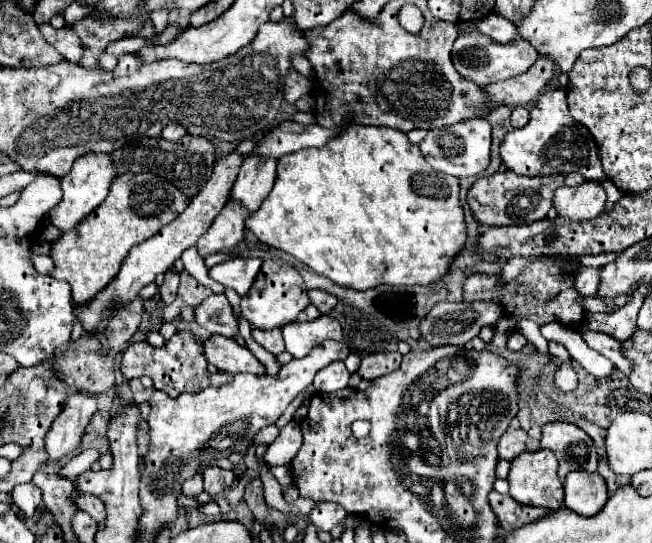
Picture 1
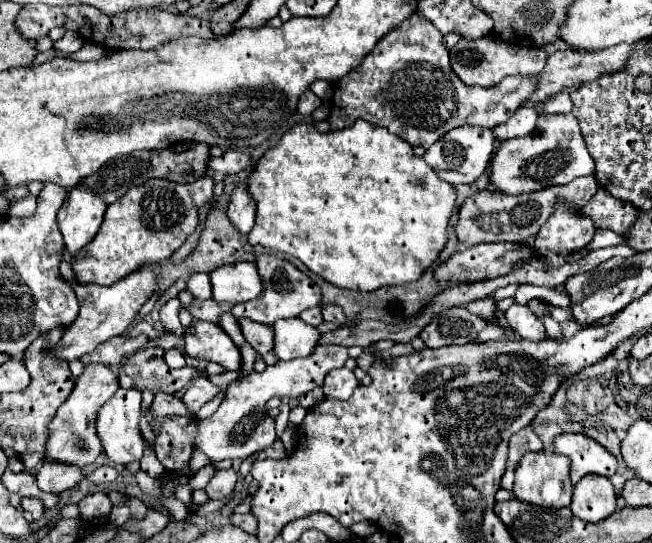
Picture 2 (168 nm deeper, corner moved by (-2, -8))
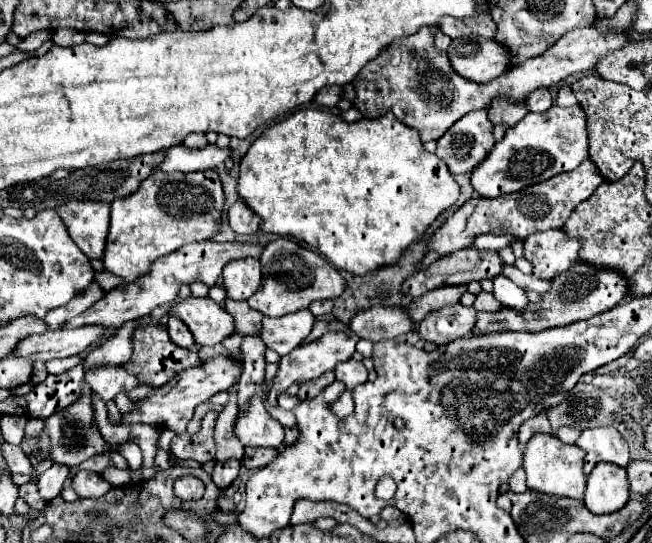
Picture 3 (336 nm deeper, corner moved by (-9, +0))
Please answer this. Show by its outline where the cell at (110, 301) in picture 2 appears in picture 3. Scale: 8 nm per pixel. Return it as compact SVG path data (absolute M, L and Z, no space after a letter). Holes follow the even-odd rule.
M83 325L77 329L47 331L43 335L29 337L29 341L21 341L19 349L15 349L13 355L27 357L31 361L51 361L81 355L97 341L101 341L105 333L107 329L103 329L101 325Z

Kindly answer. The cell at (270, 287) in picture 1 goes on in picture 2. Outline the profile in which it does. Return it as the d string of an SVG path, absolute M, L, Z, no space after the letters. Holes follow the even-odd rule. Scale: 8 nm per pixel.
M260 255L256 259L256 267L260 273L260 279L264 283L264 291L260 293L260 297L246 301L244 305L236 305L232 307L232 315L236 319L246 317L264 325L274 325L278 319L292 319L298 317L304 309L316 307L322 301L322 291L320 287L298 267L294 267L290 261L280 259L276 255Z

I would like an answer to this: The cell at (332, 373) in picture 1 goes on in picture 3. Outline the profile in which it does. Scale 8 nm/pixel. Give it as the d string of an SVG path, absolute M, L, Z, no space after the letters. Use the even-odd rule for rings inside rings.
M355 359L341 361L335 367L335 375L337 375L337 381L341 381L349 391L367 381L367 369L365 369L365 365L361 361L355 361Z

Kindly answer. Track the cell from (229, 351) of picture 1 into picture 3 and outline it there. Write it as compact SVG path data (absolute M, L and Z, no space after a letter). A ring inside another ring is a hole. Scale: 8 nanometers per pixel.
M189 297L179 301L173 305L171 313L183 319L199 345L219 345L235 333L233 317L219 303L207 297Z

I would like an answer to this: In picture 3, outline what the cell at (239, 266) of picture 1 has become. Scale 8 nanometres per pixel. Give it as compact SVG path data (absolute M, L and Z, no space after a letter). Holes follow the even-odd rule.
M247 257L239 261L229 261L223 269L227 299L245 301L261 285L261 263L259 259Z

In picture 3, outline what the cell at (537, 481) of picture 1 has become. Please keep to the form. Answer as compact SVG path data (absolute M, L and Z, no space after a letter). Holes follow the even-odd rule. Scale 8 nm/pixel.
M541 435L529 439L523 457L523 469L527 473L527 487L539 493L583 499L585 493L585 473L583 473L583 457L585 453L575 445L561 443L555 435Z

